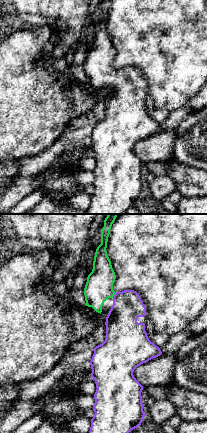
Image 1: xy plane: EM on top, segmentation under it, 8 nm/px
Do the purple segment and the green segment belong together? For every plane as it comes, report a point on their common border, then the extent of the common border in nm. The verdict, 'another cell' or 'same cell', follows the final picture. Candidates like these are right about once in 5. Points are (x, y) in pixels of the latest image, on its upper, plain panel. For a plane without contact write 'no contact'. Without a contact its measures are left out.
contact (114, 71); length 60 nm

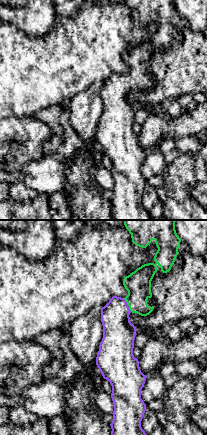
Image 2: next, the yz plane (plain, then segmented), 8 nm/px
contact (126, 78); length 80 nm

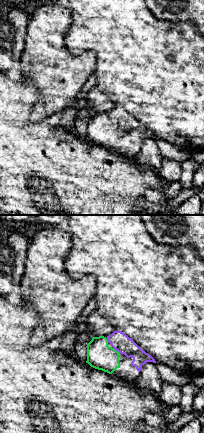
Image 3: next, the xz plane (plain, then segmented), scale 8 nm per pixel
contact (116, 126); length 70 nm

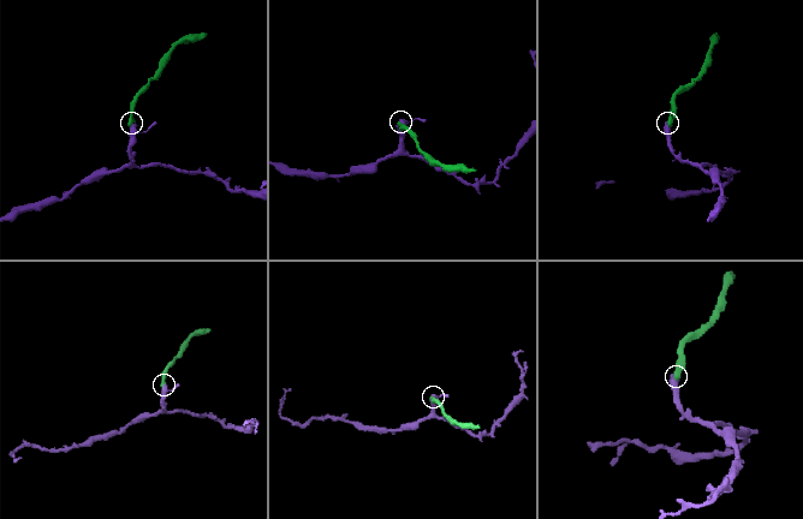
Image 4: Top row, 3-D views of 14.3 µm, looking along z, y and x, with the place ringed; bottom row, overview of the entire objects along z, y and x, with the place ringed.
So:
same cell

